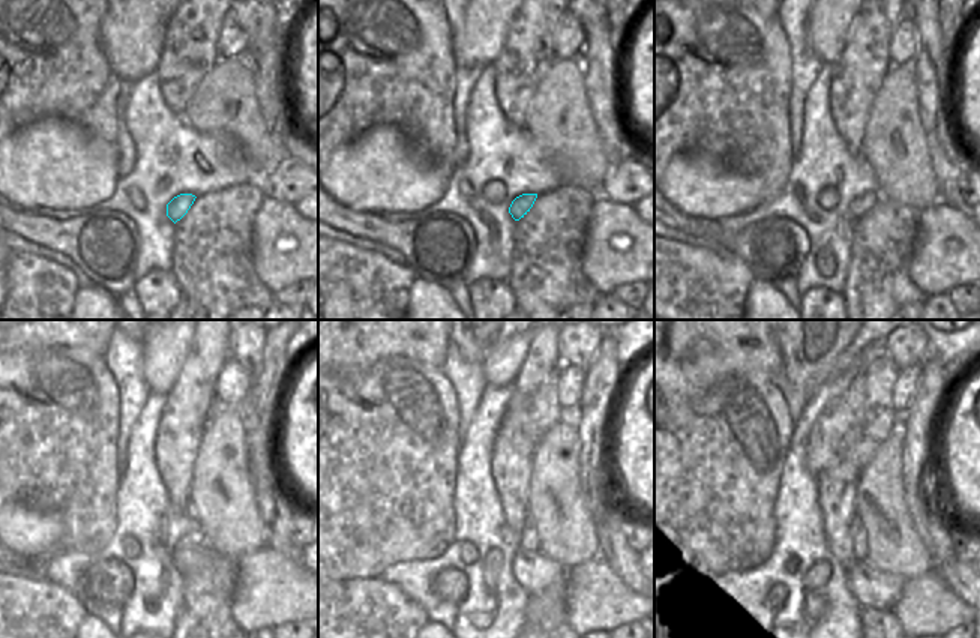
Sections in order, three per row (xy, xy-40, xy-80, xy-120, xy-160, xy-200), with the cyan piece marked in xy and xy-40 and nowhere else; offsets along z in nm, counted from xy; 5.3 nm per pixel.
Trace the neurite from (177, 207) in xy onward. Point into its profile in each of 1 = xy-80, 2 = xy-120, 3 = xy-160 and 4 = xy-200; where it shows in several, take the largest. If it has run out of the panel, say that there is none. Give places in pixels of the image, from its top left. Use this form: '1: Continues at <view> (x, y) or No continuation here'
1: Continues at xy-80 (862, 204)
2: Continues at xy-120 (194, 539)
3: Continues at xy-160 (527, 541)
4: Continues at xy-200 (857, 529)

